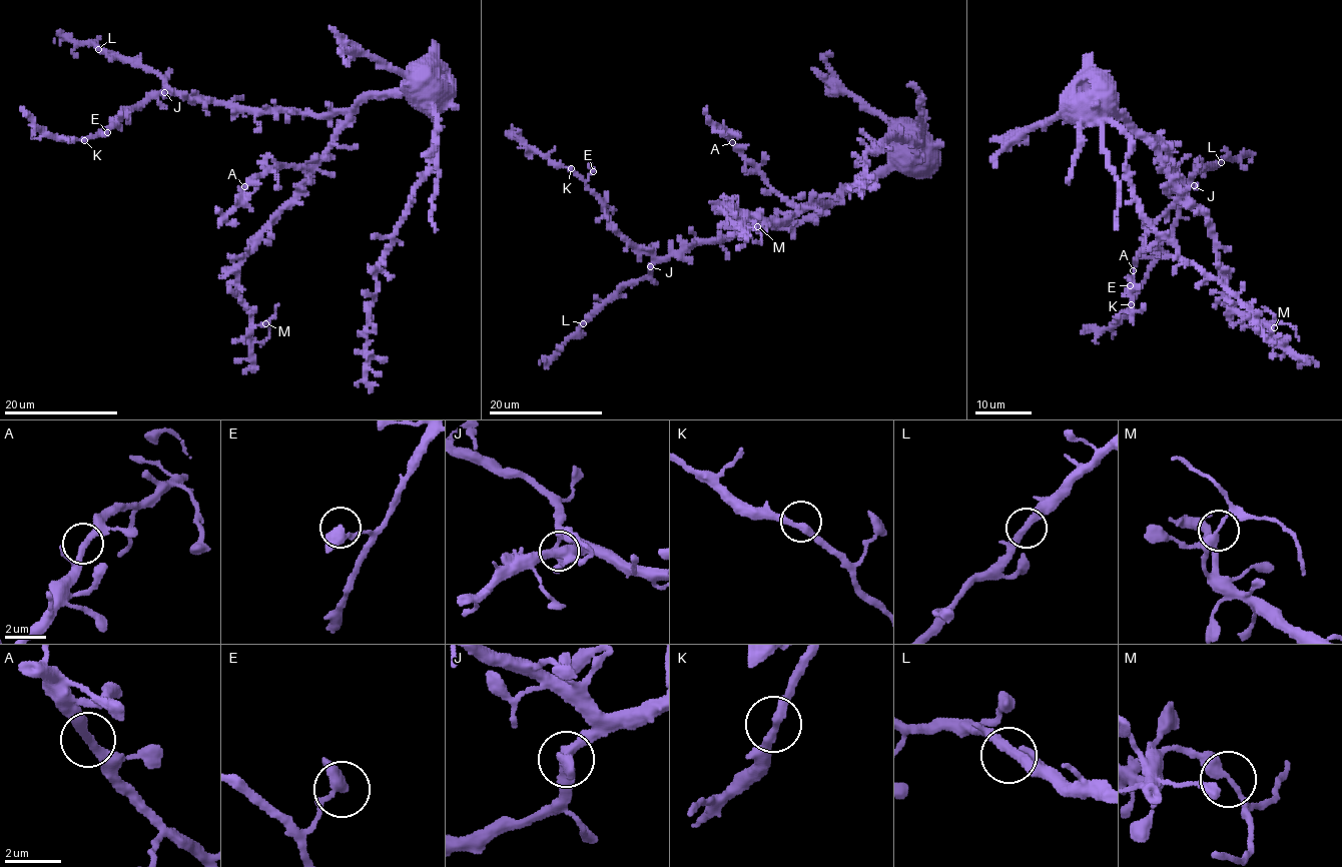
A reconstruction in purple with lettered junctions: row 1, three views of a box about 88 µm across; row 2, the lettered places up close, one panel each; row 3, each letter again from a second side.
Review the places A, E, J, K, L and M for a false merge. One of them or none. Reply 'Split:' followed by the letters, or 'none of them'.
Split: M

